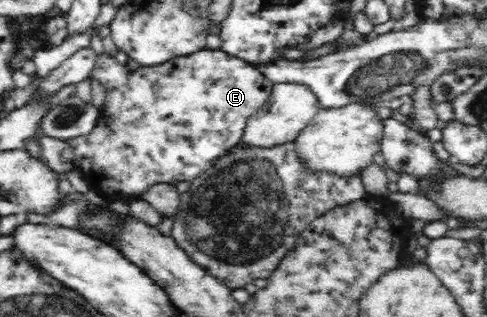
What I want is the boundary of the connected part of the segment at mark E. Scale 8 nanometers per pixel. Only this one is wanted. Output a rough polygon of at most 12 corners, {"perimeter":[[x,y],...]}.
{"perimeter":[[221,48],[130,71],[67,141],[90,190],[129,201],[238,145],[273,81]]}

